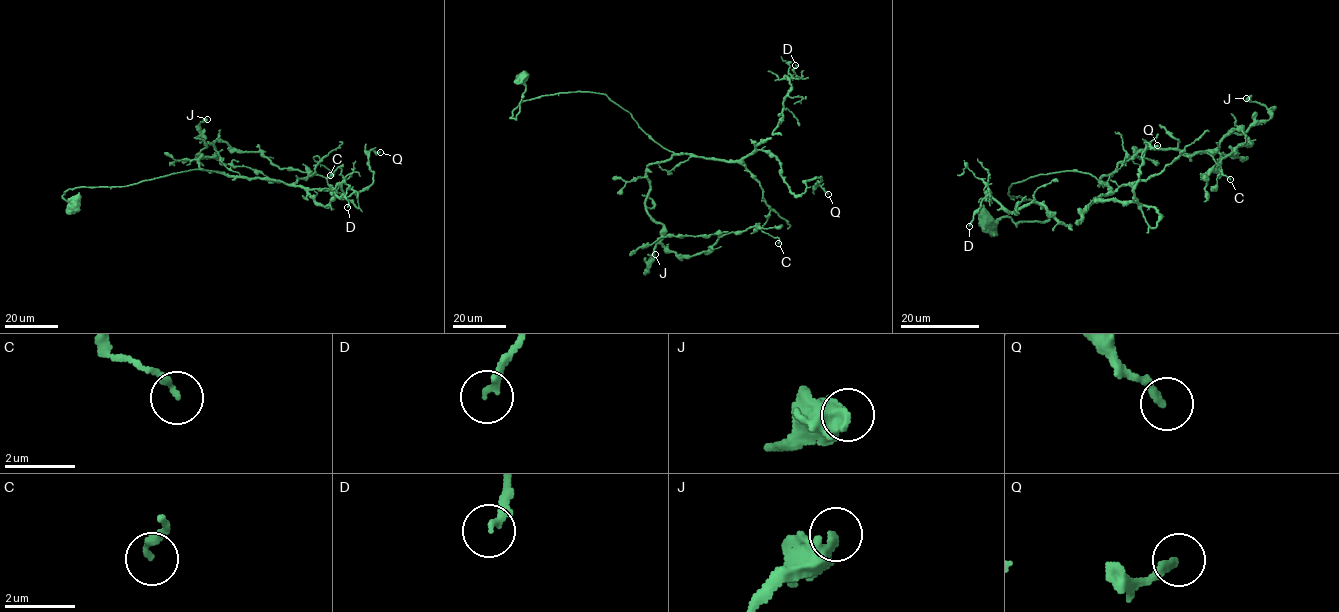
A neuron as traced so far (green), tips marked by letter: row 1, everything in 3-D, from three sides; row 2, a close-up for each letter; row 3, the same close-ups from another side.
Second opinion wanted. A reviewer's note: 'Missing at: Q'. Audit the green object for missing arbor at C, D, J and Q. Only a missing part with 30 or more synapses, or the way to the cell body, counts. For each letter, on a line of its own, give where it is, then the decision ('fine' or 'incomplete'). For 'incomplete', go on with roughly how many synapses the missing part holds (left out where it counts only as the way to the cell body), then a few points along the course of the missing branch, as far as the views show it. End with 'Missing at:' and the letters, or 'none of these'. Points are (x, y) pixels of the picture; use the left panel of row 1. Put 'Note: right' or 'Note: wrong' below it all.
C: at (330, 175); fine
D: at (347, 207); fine
J: at (207, 119); fine
Q: at (380, 152); fine
Missing at: none of these
Note: wrong

